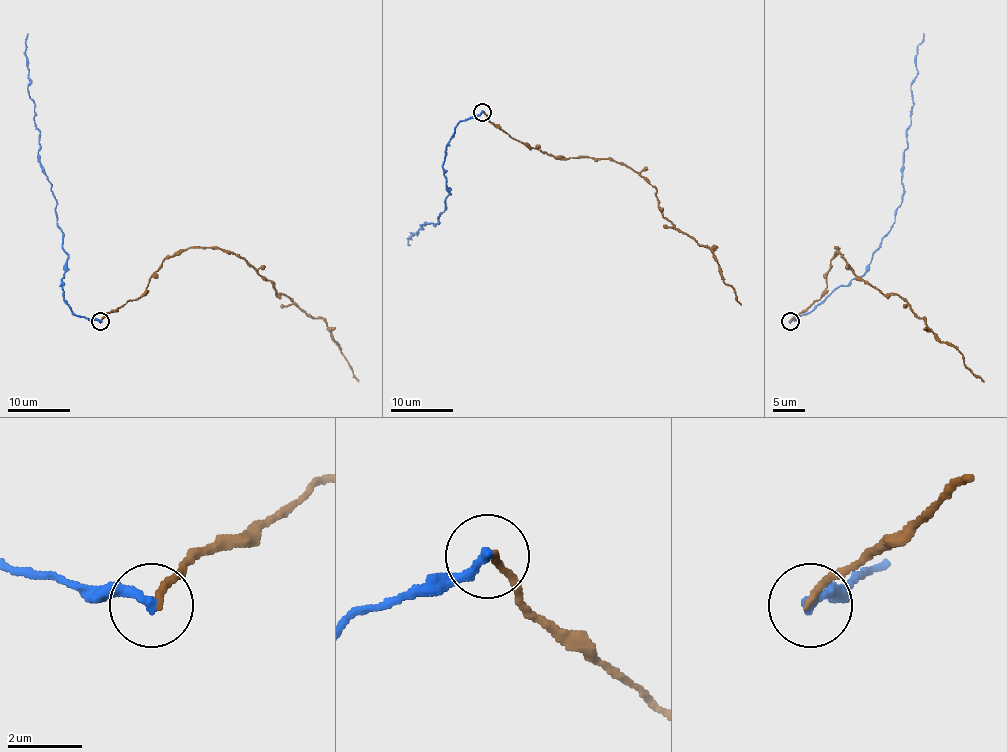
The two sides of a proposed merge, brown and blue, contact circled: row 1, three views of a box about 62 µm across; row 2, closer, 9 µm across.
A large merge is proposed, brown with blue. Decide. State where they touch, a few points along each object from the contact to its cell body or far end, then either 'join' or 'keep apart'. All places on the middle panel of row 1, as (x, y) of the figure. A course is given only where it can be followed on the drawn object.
(482, 112) | brown via (483, 111), (528, 147), (569, 158), (624, 163), (652, 185), (659, 210), (668, 220), (709, 248), (740, 305) | blue via (483, 111), (459, 122), (442, 165), (450, 193), (445, 209), (439, 223), (411, 232), (411, 245) | keep apart

